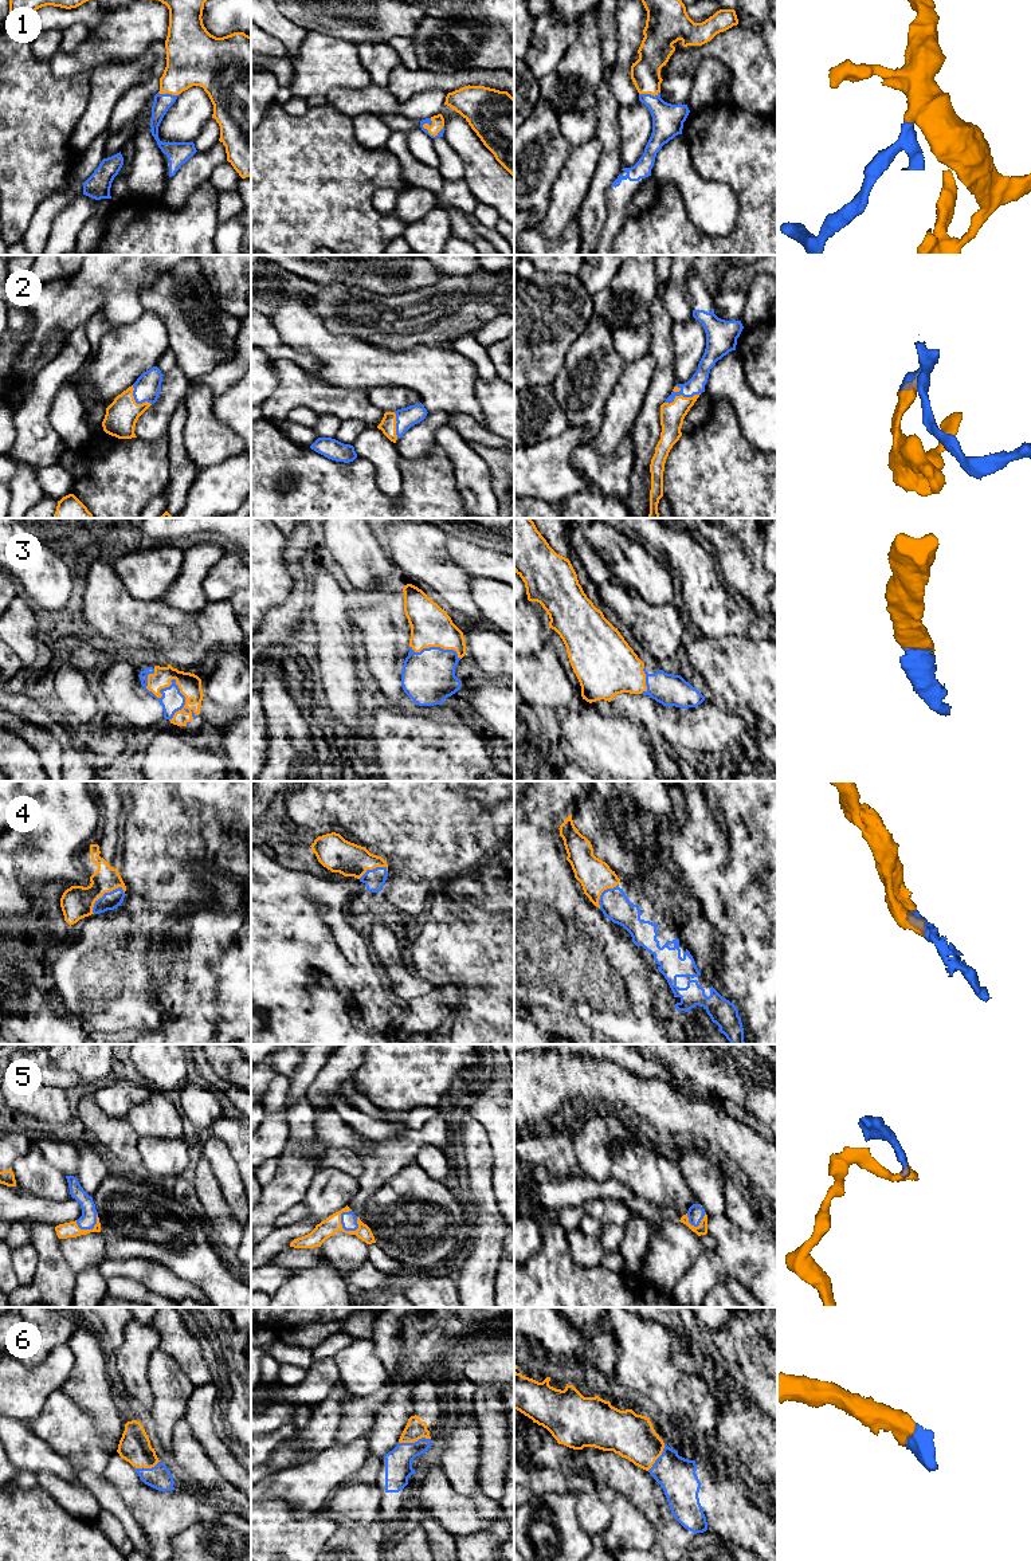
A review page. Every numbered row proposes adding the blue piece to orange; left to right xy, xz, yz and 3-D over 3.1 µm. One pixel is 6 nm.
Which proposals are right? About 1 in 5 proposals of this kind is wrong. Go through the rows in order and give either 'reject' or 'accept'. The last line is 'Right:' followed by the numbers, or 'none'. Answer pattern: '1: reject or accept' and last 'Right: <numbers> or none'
1: accept
2: accept
3: accept
4: accept
5: accept
6: accept
Right: 1, 2, 3, 4, 5, 6

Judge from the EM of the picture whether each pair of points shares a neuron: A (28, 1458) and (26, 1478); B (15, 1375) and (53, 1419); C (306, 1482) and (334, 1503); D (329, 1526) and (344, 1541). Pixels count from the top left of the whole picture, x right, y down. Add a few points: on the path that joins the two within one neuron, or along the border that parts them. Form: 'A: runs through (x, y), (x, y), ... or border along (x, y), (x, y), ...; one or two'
A: border along (18, 1470), (31, 1470), (35, 1474); two
B: border along (61, 1388), (48, 1396), (42, 1411), (28, 1423); two
C: border along (351, 1478), (340, 1483), (320, 1507); two
D: border along (338, 1526), (324, 1546); two

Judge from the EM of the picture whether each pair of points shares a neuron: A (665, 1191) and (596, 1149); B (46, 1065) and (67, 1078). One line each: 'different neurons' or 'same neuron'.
A: same neuron
B: same neuron

